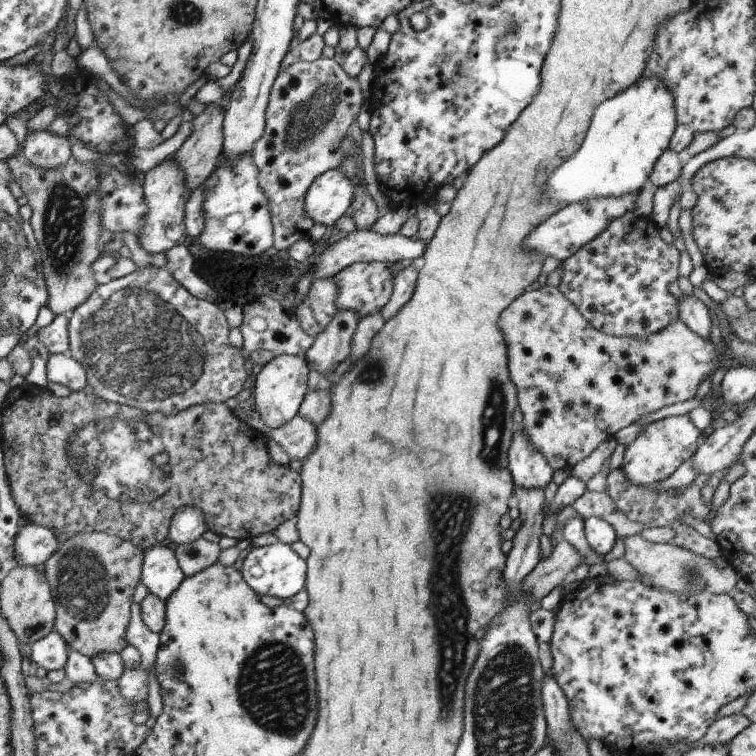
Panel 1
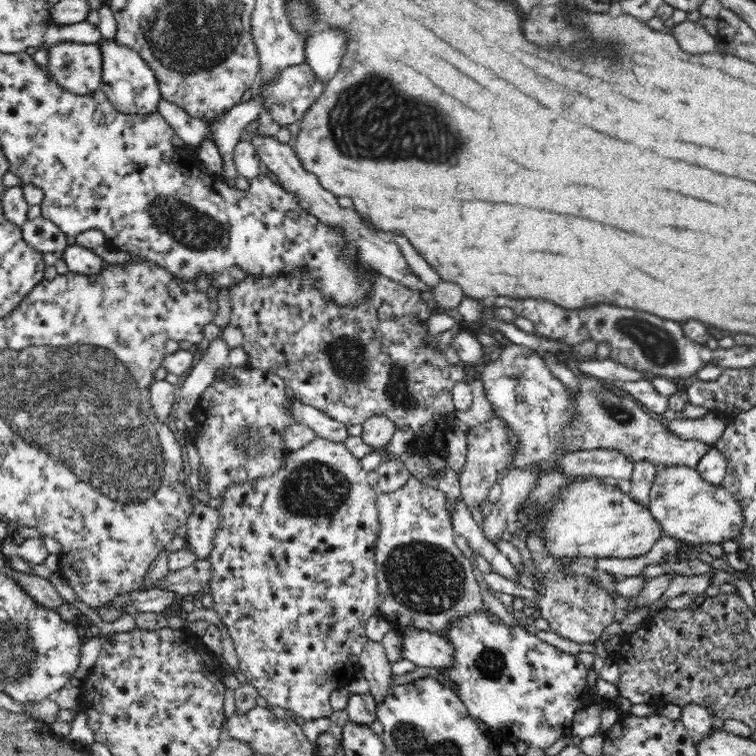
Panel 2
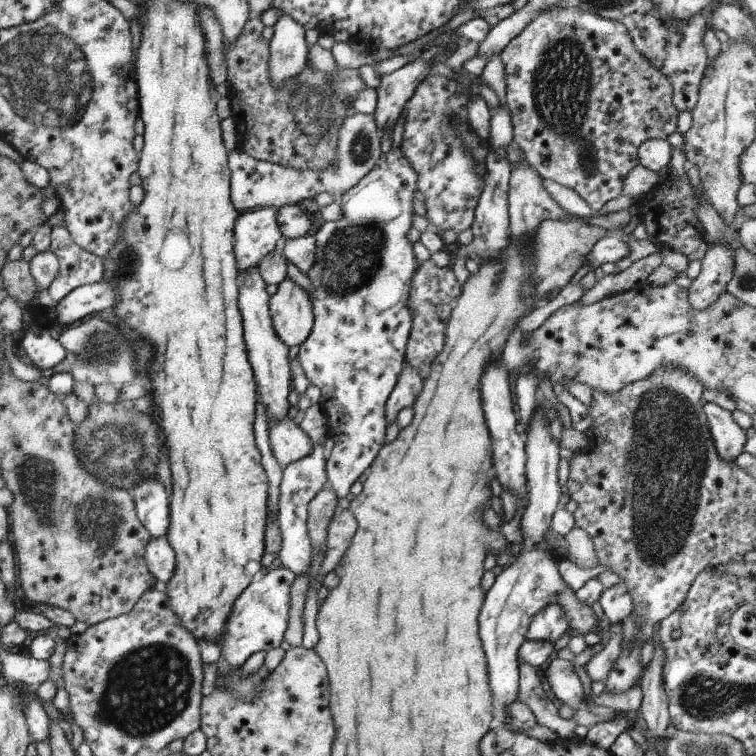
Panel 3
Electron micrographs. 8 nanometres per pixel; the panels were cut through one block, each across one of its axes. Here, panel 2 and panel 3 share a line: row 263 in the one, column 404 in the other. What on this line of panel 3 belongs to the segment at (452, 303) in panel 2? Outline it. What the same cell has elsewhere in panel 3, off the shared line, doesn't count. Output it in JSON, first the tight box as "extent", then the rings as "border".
{"extent":[386,363,424,425],"border":[[[404,363],[400,378],[398,378],[398,382],[386,402],[386,422],[388,425],[396,422],[396,416],[403,408],[414,408],[414,402],[416,402],[418,394],[422,392],[422,388],[424,388],[422,376],[410,364]]]}

